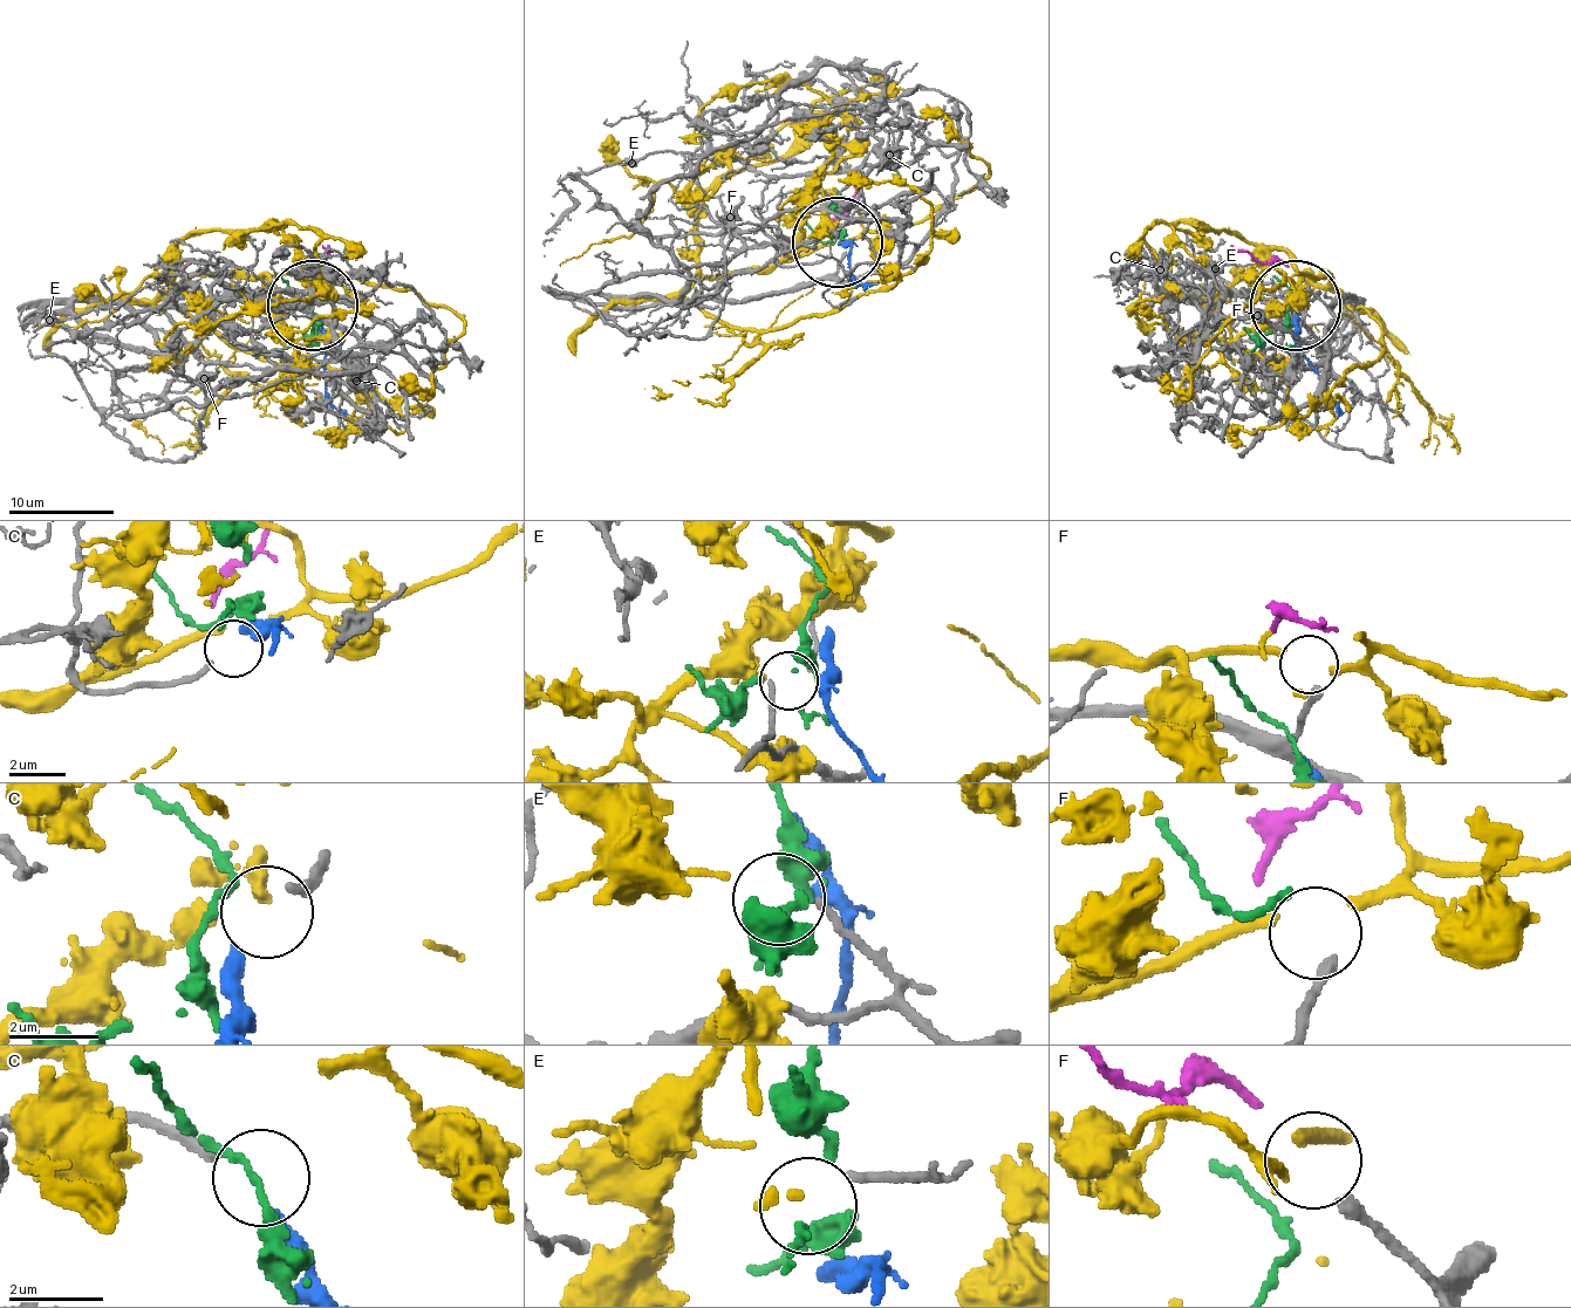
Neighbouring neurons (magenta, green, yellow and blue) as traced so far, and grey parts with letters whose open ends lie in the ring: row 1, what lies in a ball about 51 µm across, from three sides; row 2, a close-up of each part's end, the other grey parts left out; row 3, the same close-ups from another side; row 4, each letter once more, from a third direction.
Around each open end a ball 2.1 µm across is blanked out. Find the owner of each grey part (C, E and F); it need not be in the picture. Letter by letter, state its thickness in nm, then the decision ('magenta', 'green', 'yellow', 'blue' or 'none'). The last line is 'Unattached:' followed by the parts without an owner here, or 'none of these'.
C: calibre 200 nm; blue
E: calibre 170 nm; none
F: calibre 280 nm; none
Unattached: E, F

